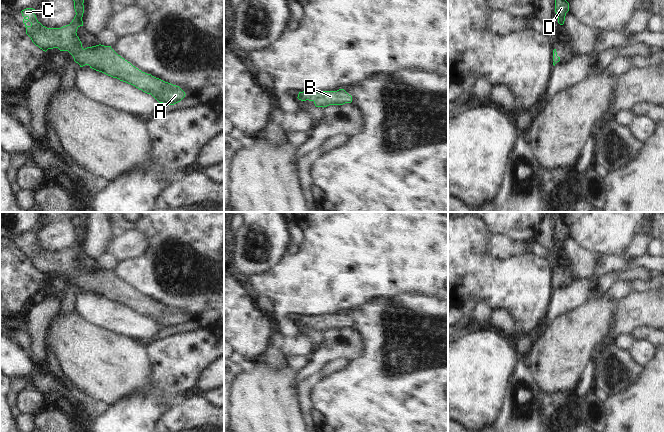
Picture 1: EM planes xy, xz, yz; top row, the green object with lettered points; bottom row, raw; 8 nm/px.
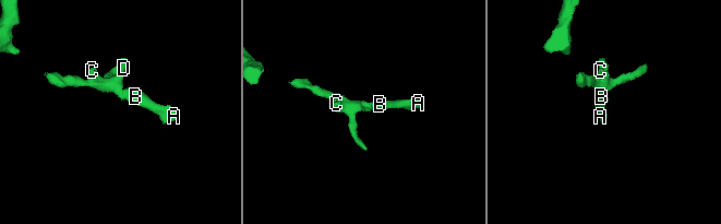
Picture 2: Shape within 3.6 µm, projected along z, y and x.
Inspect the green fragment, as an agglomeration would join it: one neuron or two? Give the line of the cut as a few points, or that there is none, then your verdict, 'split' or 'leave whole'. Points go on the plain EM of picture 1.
no cut | leave whole

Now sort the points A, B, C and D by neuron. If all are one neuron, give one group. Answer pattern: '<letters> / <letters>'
A B C D

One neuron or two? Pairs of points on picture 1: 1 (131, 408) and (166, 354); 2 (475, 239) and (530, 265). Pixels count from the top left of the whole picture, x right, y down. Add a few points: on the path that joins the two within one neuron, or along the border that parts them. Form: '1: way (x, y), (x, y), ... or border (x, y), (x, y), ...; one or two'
1: way (146, 399), (166, 379), (166, 369); one
2: way (480, 255), (491, 266), (514, 266); one

